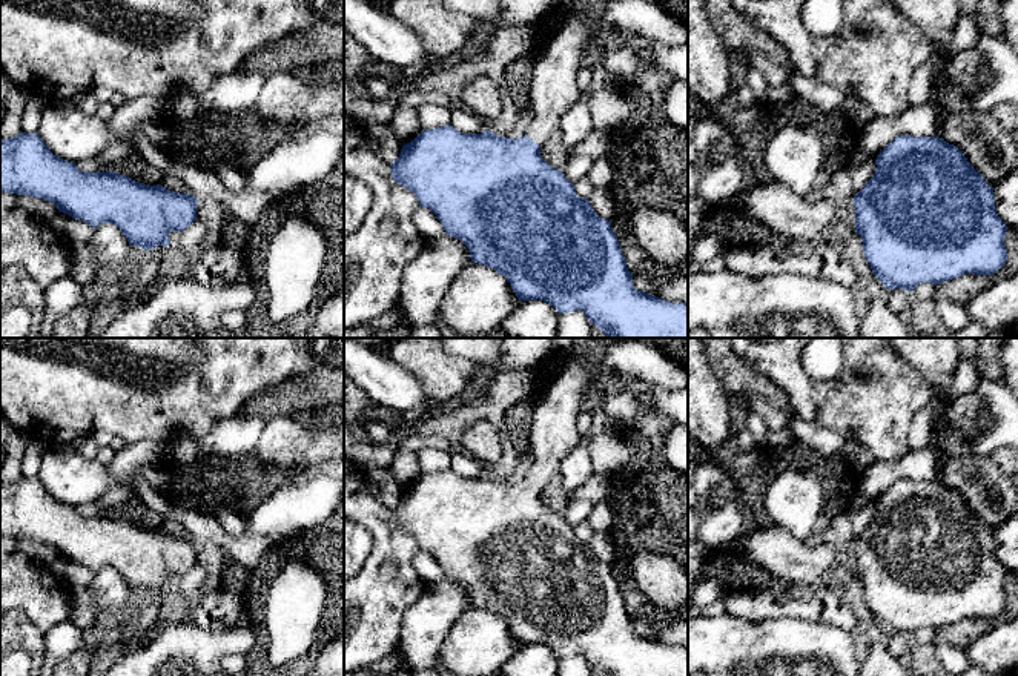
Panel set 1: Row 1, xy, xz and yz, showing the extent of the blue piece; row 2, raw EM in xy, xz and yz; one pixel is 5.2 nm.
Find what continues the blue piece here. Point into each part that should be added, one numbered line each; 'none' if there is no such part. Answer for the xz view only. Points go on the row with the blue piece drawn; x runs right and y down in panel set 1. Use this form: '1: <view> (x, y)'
1: xz (553, 89)

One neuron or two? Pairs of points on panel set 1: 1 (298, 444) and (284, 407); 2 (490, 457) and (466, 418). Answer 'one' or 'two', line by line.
1: two
2: two

